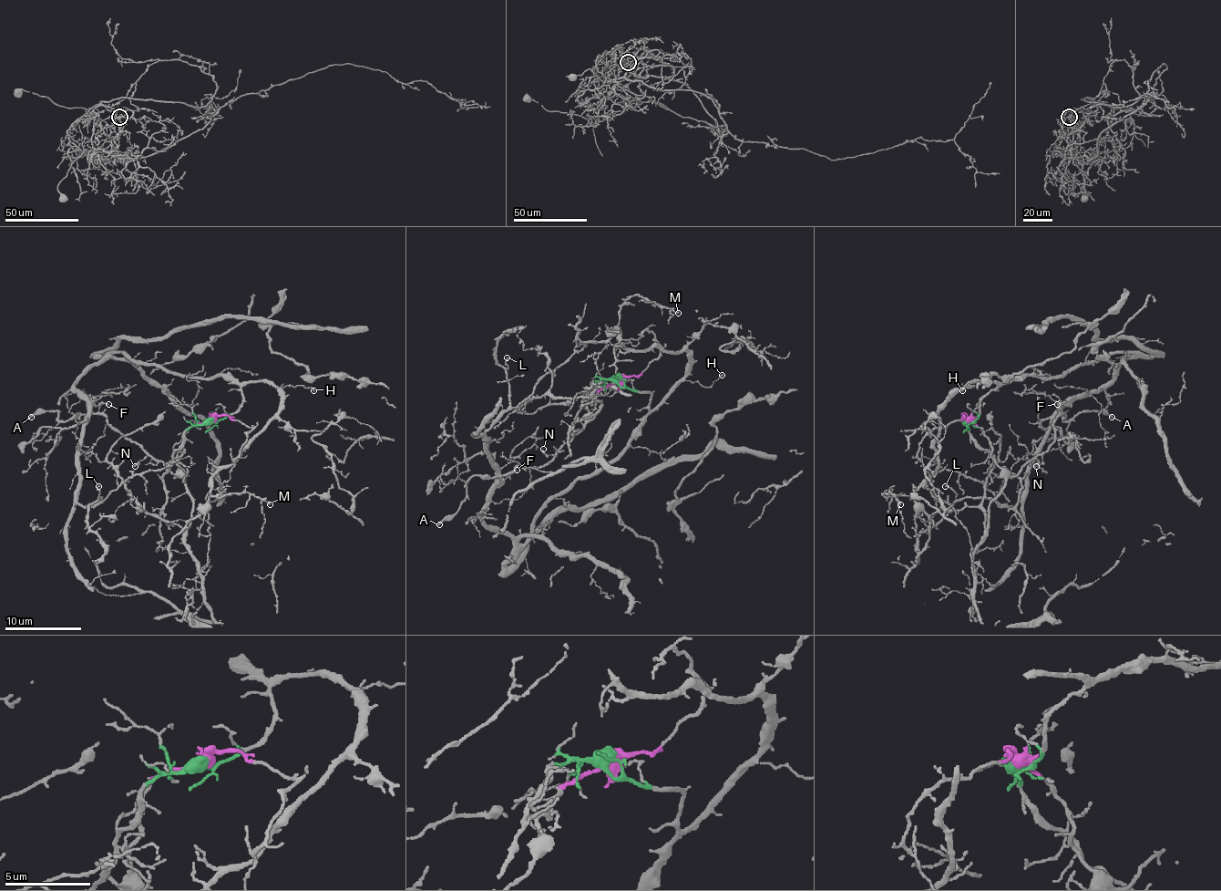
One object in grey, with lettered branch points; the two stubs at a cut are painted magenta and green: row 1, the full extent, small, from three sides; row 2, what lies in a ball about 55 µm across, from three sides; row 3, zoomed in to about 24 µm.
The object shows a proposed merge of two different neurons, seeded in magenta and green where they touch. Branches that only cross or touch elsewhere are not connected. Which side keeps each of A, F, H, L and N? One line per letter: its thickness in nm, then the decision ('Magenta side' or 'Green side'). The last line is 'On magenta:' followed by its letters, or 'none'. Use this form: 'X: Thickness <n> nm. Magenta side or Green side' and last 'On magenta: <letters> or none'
A: Thickness 180 nm. Magenta side
F: Thickness 120 nm. Magenta side
H: Thickness 110 nm. Green side
L: Thickness 120 nm. Green side
N: Thickness 110 nm. Magenta side
On magenta: A, F, N

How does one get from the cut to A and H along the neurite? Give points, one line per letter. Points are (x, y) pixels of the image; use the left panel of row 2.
A: (211, 420), (196, 423), (187, 432), (175, 476), (97, 413), (65, 420), (57, 411), (36, 411), (31, 417)
H: (211, 420), (213, 425), (240, 406), (243, 385), (259, 381), (282, 388), (301, 385), (314, 390)

